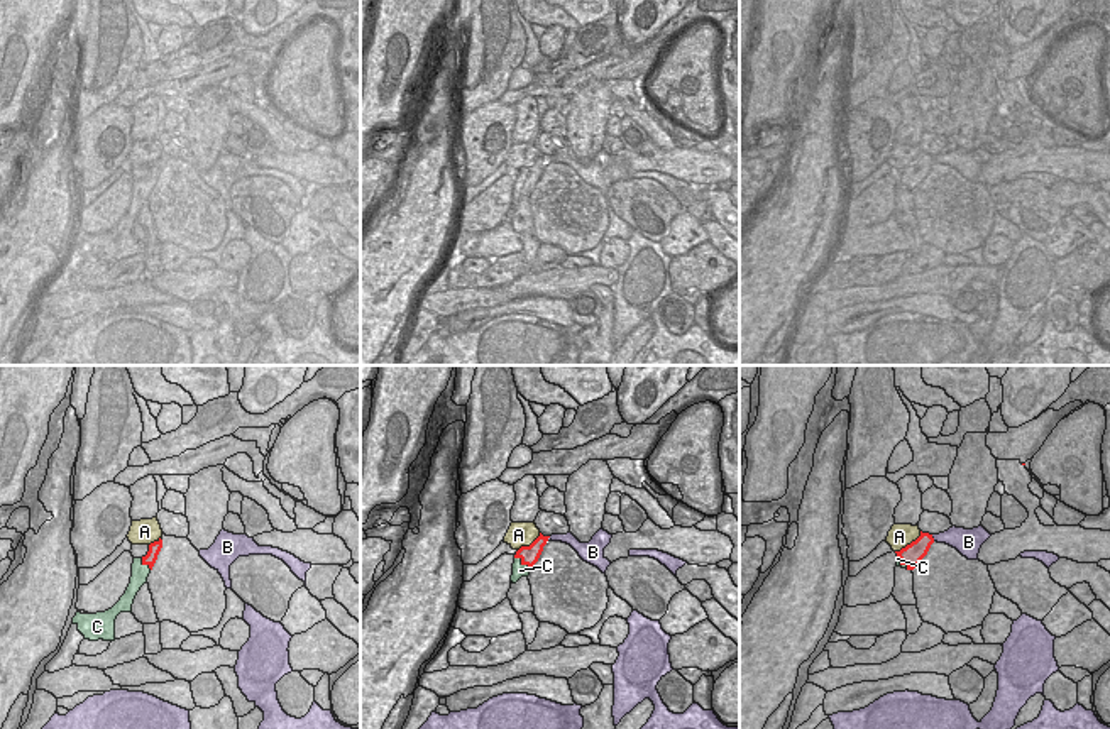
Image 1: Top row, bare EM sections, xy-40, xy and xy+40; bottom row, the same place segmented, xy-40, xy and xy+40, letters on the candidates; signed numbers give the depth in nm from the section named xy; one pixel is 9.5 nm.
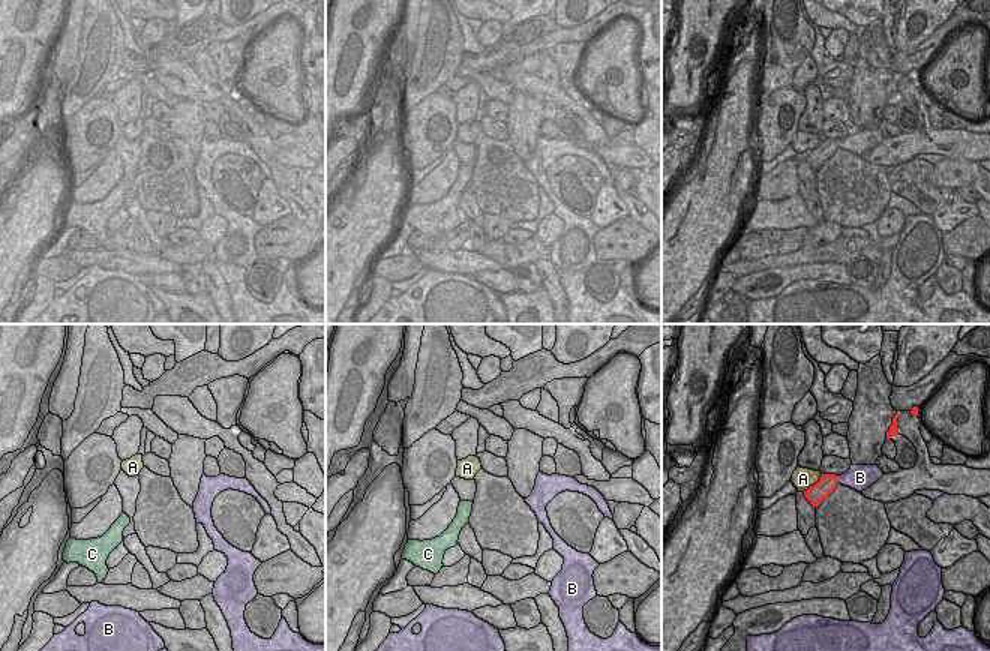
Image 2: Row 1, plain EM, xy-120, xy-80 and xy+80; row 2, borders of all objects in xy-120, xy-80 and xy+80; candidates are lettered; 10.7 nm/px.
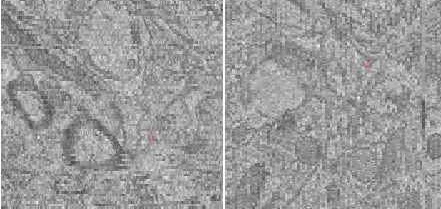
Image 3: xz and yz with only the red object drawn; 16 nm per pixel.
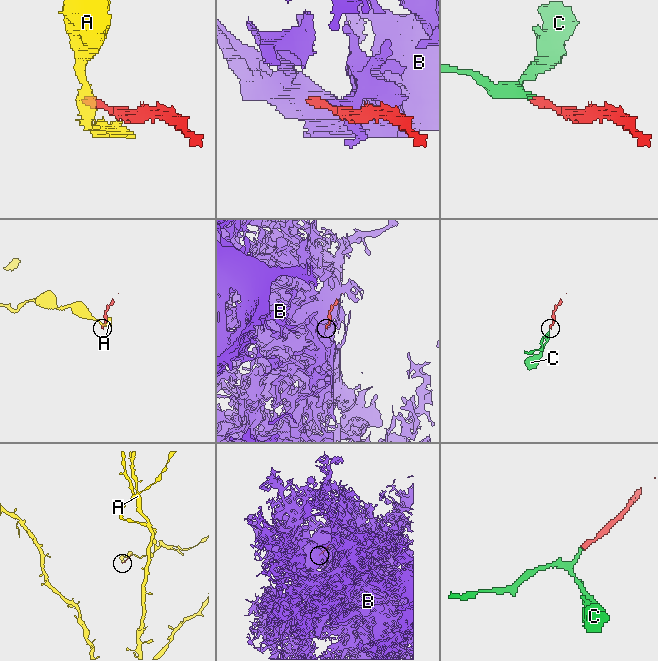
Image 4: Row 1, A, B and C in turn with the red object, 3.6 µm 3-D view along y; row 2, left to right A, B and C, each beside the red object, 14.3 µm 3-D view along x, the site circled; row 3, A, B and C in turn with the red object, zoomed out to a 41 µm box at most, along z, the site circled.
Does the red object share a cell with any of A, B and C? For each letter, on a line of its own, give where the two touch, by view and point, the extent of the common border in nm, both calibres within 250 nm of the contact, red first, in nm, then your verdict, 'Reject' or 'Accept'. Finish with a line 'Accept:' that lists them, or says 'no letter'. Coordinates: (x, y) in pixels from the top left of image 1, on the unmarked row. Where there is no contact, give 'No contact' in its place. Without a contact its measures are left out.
A: Touches red at xy+40 (911, 164). Shared border 320 nm. Thickness 200 nm (red) against 220 nm. Reject
B: Touches red at xy+40 (933, 159). Shared border 70 nm. Thickness 200 nm (red) against 200 nm. Reject
C: Touches red at xy (523, 185). Shared border 200 nm. Thickness 170 nm (red) against 130 nm. Reject
Accept: no letter.

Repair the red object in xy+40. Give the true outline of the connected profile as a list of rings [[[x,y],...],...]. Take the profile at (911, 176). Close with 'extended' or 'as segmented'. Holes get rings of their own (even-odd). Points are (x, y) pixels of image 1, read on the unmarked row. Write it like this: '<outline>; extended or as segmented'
[[[920,152],[920,157],[915,162],[907,166],[900,173],[895,173],[897,179],[900,181],[900,186],[905,186],[907,191],[914,191],[927,176],[932,164],[934,164],[932,156]]]; as segmented

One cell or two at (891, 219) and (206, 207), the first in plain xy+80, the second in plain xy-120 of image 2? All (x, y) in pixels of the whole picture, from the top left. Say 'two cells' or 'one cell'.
two cells

